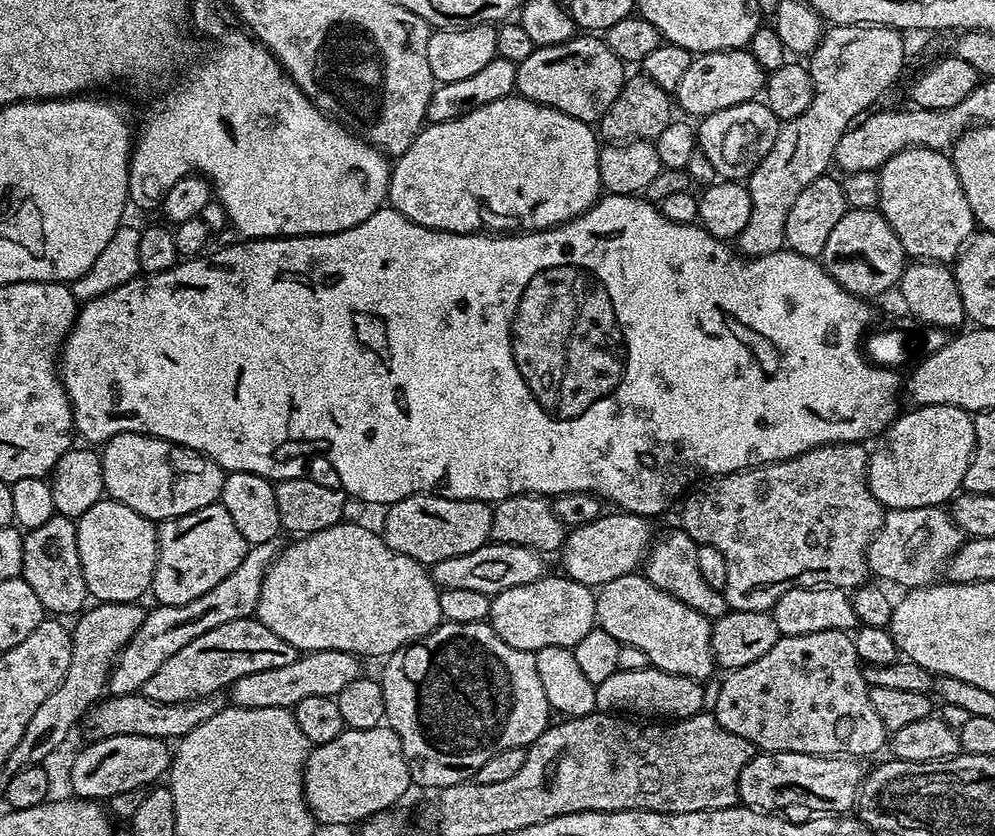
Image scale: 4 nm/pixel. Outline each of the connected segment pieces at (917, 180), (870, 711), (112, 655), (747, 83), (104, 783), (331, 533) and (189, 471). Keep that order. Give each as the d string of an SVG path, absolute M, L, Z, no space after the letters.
M907 148L893 156L878 170L880 177L880 203L878 211L888 225L901 248L909 257L920 262L952 262L960 255L961 248L977 227L972 217L970 202L958 182L958 174L952 165L951 155L934 148Z
M818 630L814 634L798 634L797 636L781 636L758 658L758 662L750 662L750 666L733 668L727 673L728 676L720 684L720 689L716 692L716 709L714 715L716 721L720 723L726 731L738 738L745 740L752 745L753 749L760 752L789 752L790 754L814 754L815 756L851 756L853 758L865 758L872 756L880 747L886 744L886 729L882 718L874 714L874 706L870 706L870 694L868 685L864 681L864 673L860 659L856 657L854 642L848 632L838 630Z
M96 602L79 613L75 621L76 628L71 629L72 657L66 670L66 678L62 678L58 690L54 690L54 694L50 694L50 698L46 698L46 702L42 702L42 706L34 710L30 723L26 725L26 734L22 734L22 742L18 742L14 750L10 750L10 758L2 765L5 773L17 772L30 767L31 764L43 765L47 756L54 755L63 746L64 739L72 732L72 727L75 724L79 725L97 700L105 695L116 657L130 642L130 638L134 638L138 626L142 626L144 621L146 612L145 609L140 609L140 606L136 602L131 604Z
M748 50L701 52L693 55L690 66L674 93L675 103L689 117L703 118L730 106L745 104L761 95L766 72Z
M122 734L114 738L92 740L72 760L68 780L77 797L107 802L114 794L126 794L126 790L152 786L169 771L172 752L165 741L158 738L138 738L138 734Z
M341 522L293 540L269 566L254 616L301 653L342 650L361 658L387 658L399 648L429 636L442 623L441 589L433 582L429 569L414 558L406 558L406 554L398 554L398 550L390 550L381 533Z
M119 432L114 438L104 441L100 461L105 493L111 499L122 502L122 506L130 506L130 510L142 514L153 522L173 520L194 510L202 510L202 506L217 503L222 494L226 475L223 468L219 468L210 457L202 455L201 452L196 452L192 448L183 448L181 444L157 436L137 432Z

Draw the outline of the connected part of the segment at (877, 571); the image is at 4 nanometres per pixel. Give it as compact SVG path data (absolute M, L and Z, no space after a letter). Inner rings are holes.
M943 507L934 508L894 508L885 511L884 521L876 535L871 537L866 549L866 568L869 573L881 576L892 584L901 584L901 589L925 587L937 579L938 573L948 563L955 552L964 543L966 537L953 523L949 513Z

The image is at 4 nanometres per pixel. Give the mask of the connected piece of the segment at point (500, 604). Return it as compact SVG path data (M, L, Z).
M545 574L526 586L514 586L492 597L490 623L504 642L523 652L535 654L546 646L573 649L597 627L596 592L563 574Z

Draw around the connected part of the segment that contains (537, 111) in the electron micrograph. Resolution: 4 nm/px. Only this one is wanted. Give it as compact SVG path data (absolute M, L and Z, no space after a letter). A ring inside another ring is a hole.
M513 94L506 98L498 98L498 102L490 102L486 106L480 106L478 110L472 110L462 118L454 118L450 122L438 122L428 124L421 128L414 138L410 150L406 150L401 156L395 157L388 177L387 203L401 212L410 222L418 222L418 226L426 226L443 232L480 232L484 224L484 208L492 216L501 216L513 224L513 229L526 232L540 232L543 228L553 228L559 224L565 224L576 216L581 216L586 210L596 205L602 196L600 182L600 149L601 141L598 132L593 125L578 118L570 118L570 114L562 114L550 106L542 106L538 102L530 102L519 94Z

